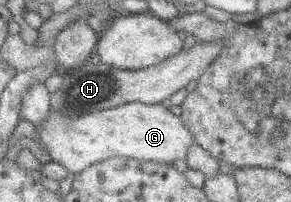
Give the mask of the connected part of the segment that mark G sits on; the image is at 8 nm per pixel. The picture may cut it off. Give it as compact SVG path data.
M139 101L78 117L52 110L50 117L35 131L52 160L68 169L73 177L92 164L117 155L171 164L178 158L185 159L187 151L197 143L181 114L173 114L161 103L145 104Z

